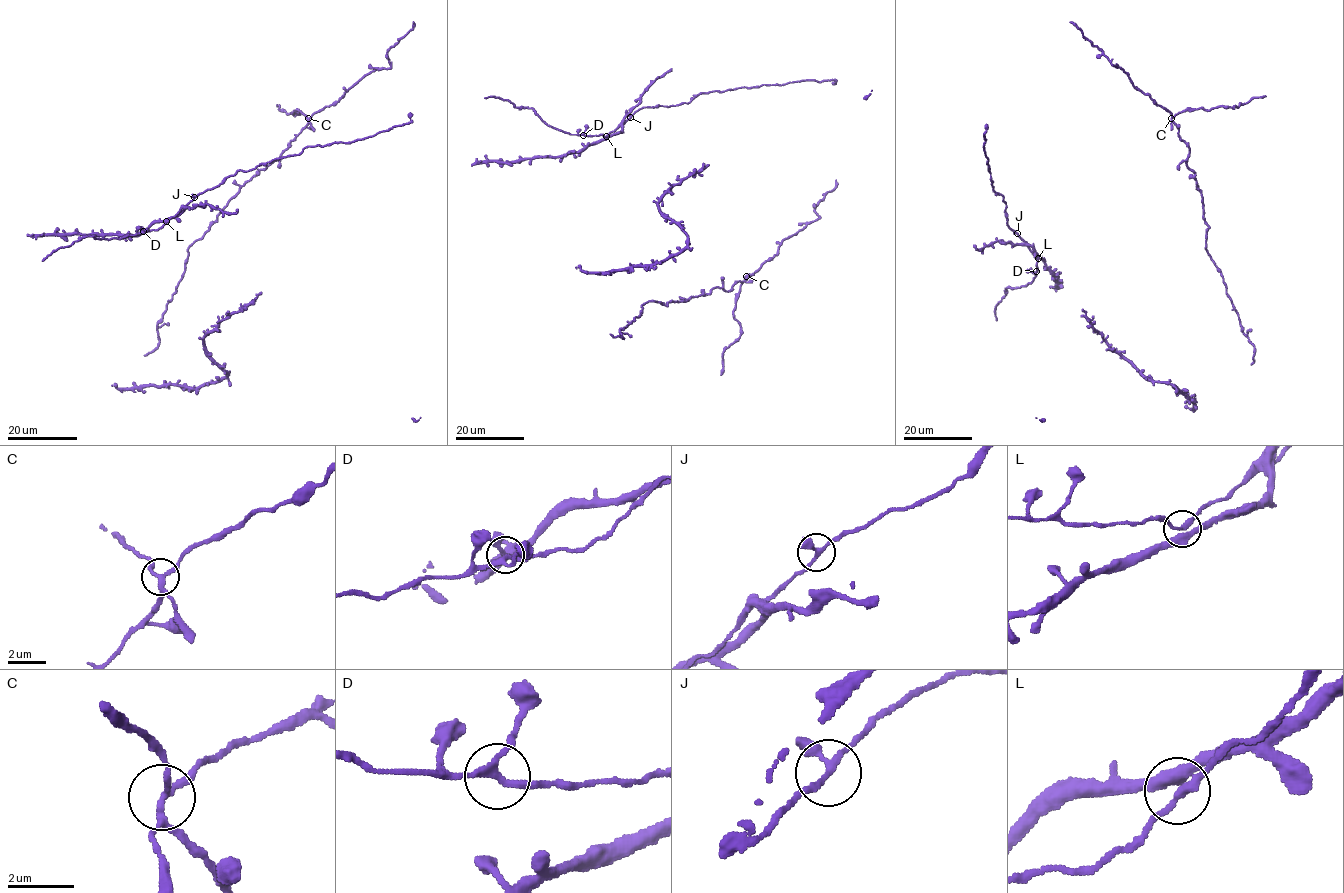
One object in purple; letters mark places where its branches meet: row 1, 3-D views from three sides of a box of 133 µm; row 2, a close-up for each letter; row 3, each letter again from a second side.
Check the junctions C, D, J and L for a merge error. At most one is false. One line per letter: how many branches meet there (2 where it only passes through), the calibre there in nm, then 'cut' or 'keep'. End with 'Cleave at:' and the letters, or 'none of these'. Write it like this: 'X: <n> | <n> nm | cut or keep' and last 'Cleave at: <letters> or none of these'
C: 4 | 190 nm | cut
D: 3 | 200 nm | keep
J: 3 | 180 nm | keep
L: 4 | 320 nm | keep
Cleave at: C

